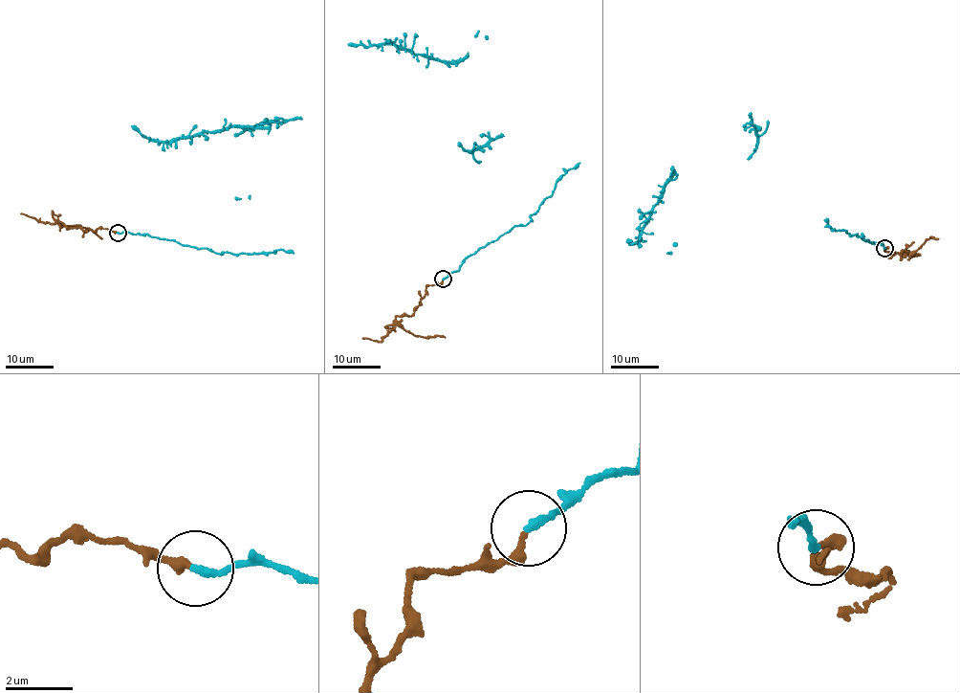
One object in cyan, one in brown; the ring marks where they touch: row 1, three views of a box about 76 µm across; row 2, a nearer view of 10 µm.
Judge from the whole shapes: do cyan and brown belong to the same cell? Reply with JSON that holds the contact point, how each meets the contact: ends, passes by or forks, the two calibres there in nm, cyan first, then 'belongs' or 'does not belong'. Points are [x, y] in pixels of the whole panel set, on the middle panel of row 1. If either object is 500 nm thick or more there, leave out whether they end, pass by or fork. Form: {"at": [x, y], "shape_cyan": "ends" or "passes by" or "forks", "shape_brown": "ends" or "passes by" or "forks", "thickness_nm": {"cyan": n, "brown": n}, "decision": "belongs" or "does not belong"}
{"at": [443, 279], "shape_cyan": "ends", "shape_brown": "ends", "thickness_nm": {"cyan": 220, "brown": 280}, "decision": "does not belong"}

